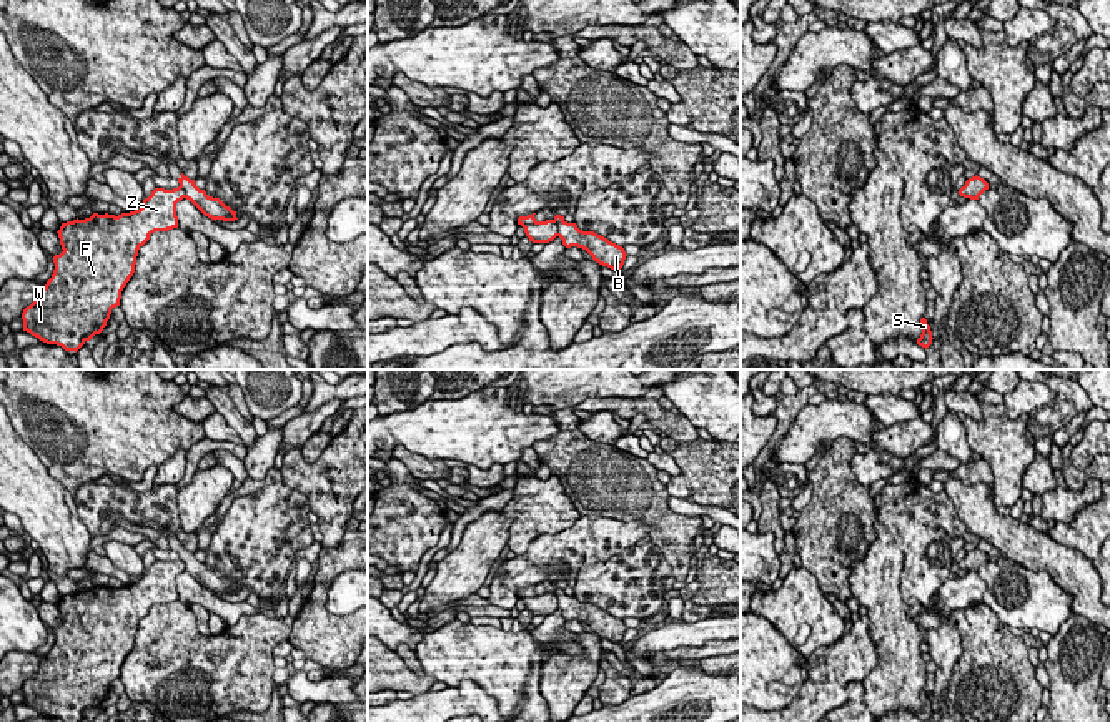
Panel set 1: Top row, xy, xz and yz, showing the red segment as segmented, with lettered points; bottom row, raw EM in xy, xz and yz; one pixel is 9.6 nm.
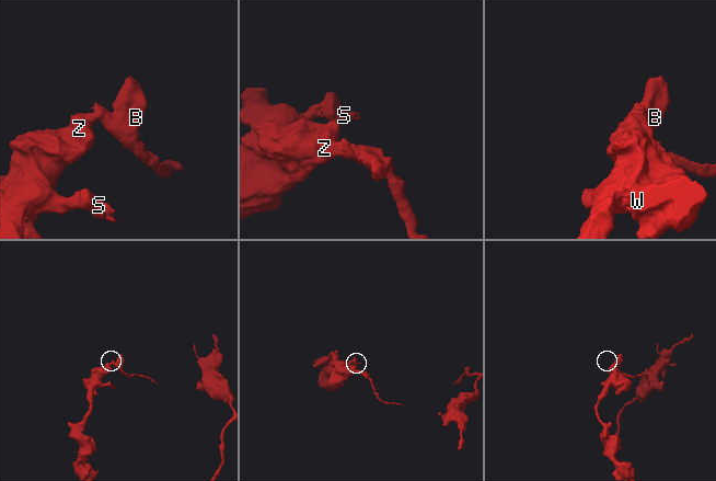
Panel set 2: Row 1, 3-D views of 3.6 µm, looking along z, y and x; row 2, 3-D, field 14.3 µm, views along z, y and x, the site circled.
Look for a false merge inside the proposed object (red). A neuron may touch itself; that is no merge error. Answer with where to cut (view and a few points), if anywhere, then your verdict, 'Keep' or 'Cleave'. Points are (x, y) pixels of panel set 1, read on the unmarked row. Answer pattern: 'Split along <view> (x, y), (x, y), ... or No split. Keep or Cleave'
Split along xz (553, 593), (558, 608). Cleave

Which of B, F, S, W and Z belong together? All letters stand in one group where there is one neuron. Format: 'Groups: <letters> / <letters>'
Groups: B / F S W Z

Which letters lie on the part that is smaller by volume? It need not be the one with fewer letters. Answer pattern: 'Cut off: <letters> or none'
Cut off: B

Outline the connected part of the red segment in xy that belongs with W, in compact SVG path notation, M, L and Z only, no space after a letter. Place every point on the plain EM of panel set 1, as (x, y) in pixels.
M181 559L155 561L140 582L115 587L93 586L85 592L62 596L58 606L62 626L53 629L55 642L38 670L23 682L23 704L47 717L80 722L100 707L111 682L120 679L121 664L135 645L138 622L155 604L178 601L176 576L185 571Z

